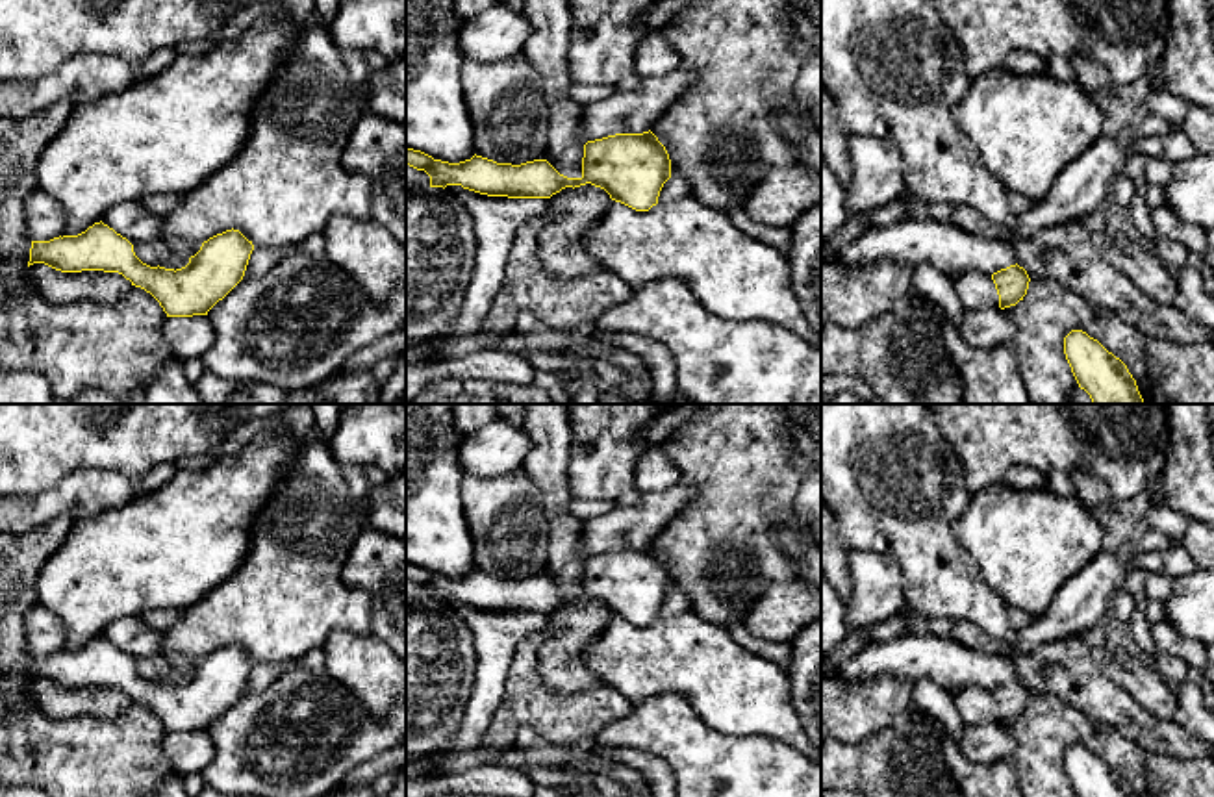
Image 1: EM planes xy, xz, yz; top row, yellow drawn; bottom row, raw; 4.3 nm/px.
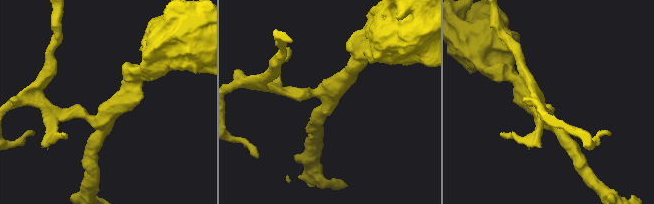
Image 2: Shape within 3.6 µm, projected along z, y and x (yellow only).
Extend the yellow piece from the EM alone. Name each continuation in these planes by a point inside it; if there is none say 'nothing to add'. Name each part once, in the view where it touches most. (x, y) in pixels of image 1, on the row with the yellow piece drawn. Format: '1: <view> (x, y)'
nothing to add

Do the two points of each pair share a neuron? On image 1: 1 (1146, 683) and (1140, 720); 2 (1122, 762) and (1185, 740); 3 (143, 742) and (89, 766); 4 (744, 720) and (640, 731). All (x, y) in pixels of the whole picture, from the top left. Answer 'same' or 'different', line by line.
1: different
2: different
3: same
4: different

